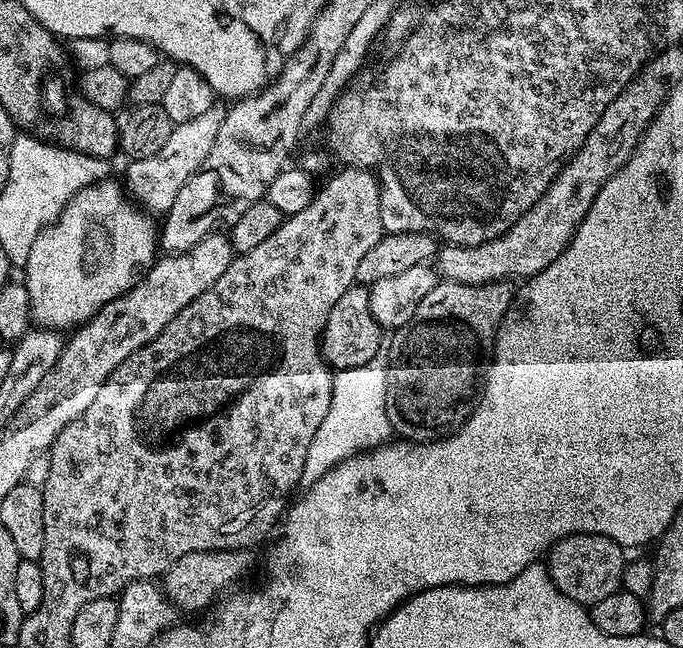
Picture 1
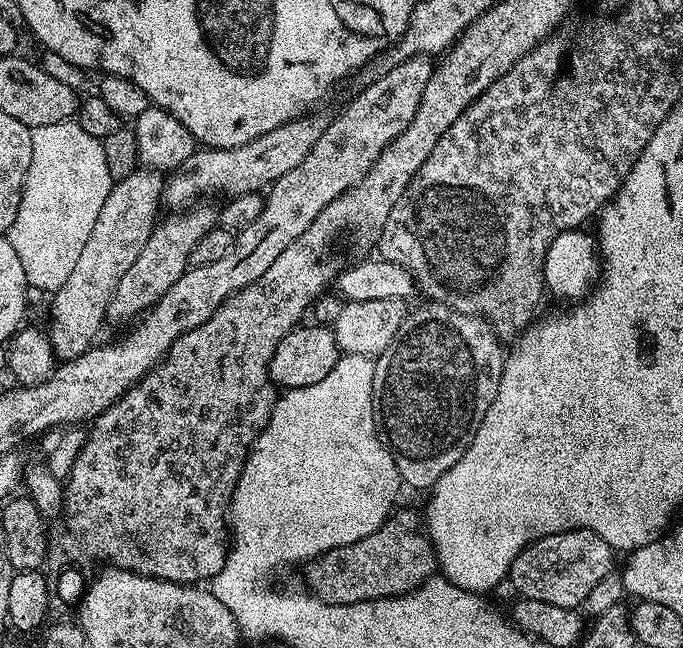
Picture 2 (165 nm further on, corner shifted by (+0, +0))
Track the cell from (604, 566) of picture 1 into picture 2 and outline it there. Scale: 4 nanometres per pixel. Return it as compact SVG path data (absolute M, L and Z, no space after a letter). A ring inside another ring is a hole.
M588 528L550 534L535 540L521 552L510 573L510 584L526 600L546 602L550 606L579 609L602 578L613 571L614 550Z

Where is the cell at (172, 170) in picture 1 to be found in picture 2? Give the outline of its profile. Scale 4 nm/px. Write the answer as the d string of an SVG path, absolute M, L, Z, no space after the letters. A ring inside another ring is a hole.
M141 167L135 170L128 177L113 183L110 194L106 194L106 202L102 202L102 210L98 212L98 222L94 222L94 230L90 238L86 238L86 246L82 246L82 254L78 254L78 262L74 262L74 270L70 270L70 278L62 282L62 286L51 297L52 317L48 320L46 335L52 343L52 352L56 355L57 361L73 360L93 347L96 335L100 327L105 327L108 319L108 307L110 298L126 270L142 254L142 246L146 246L146 238L150 238L153 228L158 223L156 211L161 211L162 197L166 180L159 171L151 168Z

